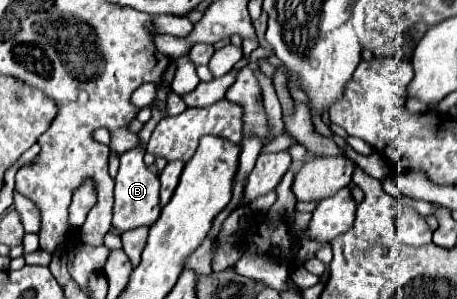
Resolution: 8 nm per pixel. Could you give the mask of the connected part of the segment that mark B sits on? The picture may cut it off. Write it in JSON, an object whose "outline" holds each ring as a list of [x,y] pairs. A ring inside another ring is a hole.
{"outline":[[[152,104],[152,118],[144,124],[144,128],[138,132],[138,144],[130,150],[126,150],[120,156],[120,170],[116,176],[116,188],[114,188],[114,218],[112,218],[112,226],[120,232],[138,228],[138,226],[150,226],[156,222],[156,218],[160,216],[160,204],[158,204],[158,176],[150,174],[150,168],[144,164],[144,146],[154,130],[154,126],[158,124],[158,120],[162,118],[162,110],[158,108],[158,104]]]}

